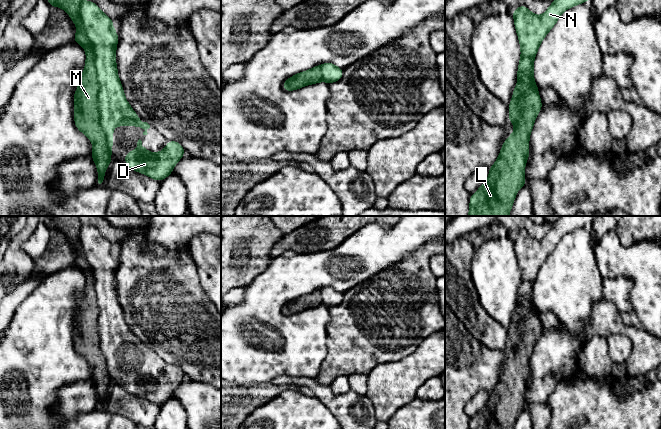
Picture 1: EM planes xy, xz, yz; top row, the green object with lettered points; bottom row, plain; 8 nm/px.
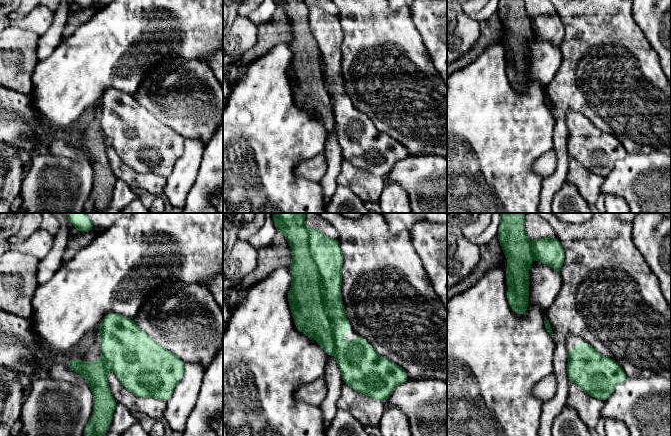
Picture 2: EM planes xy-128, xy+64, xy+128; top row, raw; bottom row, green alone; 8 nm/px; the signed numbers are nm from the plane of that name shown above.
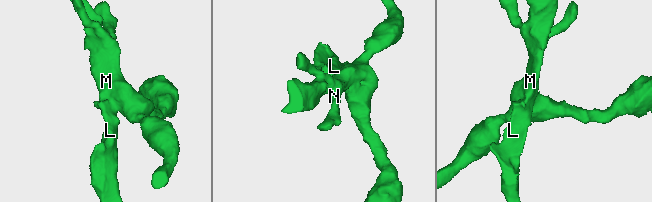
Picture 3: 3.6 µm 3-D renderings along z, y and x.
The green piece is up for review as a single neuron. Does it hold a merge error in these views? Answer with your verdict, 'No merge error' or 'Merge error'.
Merge error

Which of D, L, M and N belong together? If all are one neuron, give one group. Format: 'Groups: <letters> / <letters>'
Groups: D N / L M

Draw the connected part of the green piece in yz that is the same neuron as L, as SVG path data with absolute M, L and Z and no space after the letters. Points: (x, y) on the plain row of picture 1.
M534 299L518 305L508 329L509 345L515 350L514 356L504 365L494 389L489 391L489 401L475 418L470 419L469 429L513 429L517 415L526 410L524 395L529 382L529 362L535 343L542 333L542 326L534 305Z

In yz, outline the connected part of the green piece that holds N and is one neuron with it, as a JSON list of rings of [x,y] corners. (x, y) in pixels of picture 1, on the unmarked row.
[[[561,216],[554,226],[539,241],[526,230],[512,235],[515,254],[519,262],[521,282],[518,289],[518,305],[529,302],[534,296],[534,282],[547,257],[554,251],[562,236],[586,224],[591,224],[598,216]]]

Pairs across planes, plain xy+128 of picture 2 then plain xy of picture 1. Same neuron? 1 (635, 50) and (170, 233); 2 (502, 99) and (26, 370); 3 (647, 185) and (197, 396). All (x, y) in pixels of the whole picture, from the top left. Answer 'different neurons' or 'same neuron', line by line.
1: different neurons
2: same neuron
3: same neuron

